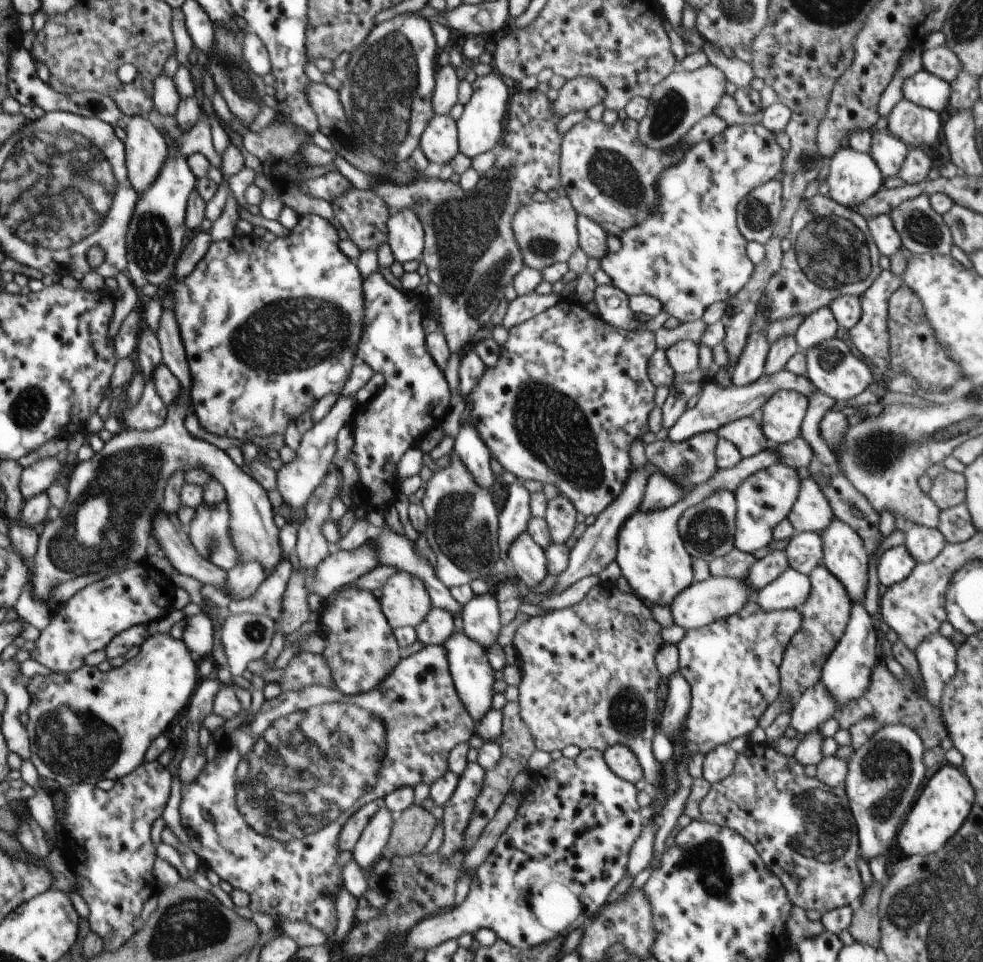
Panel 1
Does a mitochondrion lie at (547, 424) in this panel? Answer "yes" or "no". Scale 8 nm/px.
yes

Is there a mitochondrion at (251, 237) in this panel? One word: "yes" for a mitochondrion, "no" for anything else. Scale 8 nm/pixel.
no

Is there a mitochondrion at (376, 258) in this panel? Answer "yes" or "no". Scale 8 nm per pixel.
no

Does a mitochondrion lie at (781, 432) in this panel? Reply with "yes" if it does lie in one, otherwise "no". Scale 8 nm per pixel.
no

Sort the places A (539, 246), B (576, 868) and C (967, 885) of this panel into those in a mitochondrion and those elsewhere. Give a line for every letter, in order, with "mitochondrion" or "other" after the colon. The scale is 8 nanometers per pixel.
A: mitochondrion
B: other
C: mitochondrion

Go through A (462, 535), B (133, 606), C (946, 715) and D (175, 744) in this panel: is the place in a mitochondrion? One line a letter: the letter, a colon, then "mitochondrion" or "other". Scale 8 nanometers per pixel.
A: mitochondrion
B: other
C: other
D: other

